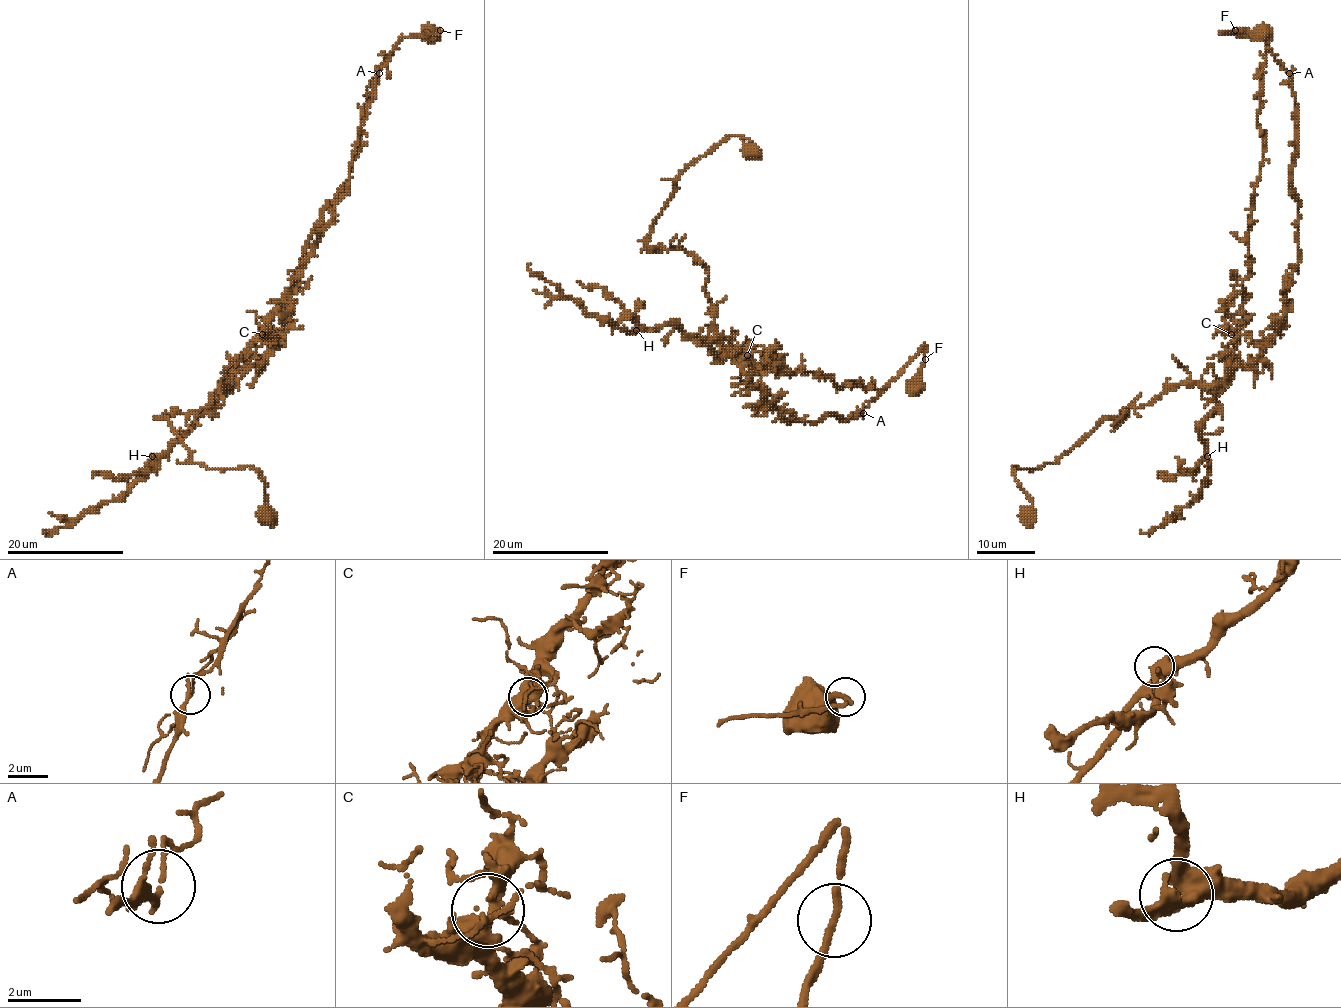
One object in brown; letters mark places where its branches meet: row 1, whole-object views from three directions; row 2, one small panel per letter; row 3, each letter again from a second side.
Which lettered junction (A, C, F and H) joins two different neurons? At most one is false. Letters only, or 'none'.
A

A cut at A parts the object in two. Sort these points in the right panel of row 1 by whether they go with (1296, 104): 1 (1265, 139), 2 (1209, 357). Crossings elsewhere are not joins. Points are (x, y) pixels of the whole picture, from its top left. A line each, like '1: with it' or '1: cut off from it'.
1: cut off from it
2: cut off from it

